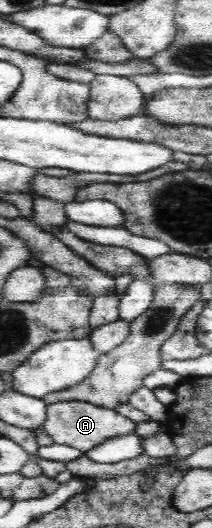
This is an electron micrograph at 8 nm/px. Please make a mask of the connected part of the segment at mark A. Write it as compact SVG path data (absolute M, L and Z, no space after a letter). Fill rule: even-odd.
M68 401L49 406L47 415L48 419L42 430L48 432L56 443L71 445L82 453L86 453L106 441L115 440L116 437L136 434L137 422L114 409L102 408L84 401Z

